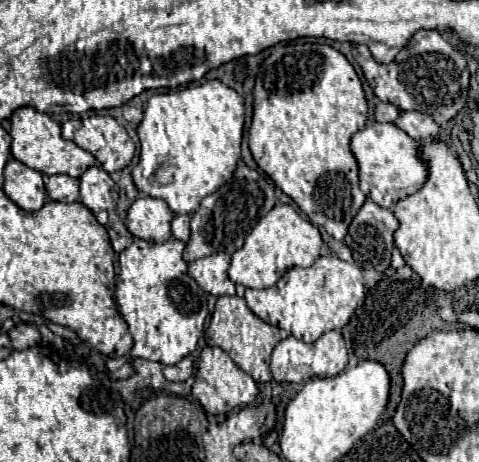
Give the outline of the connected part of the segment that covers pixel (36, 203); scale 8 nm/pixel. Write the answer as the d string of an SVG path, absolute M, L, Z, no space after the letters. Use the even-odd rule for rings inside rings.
M13 158L5 166L3 192L25 212L41 210L41 206L47 202L43 174Z

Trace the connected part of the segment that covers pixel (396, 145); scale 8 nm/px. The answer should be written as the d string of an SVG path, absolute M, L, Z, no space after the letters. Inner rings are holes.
M369 124L351 138L351 152L359 166L359 188L375 204L391 208L397 200L417 192L425 184L425 164L417 158L419 142L393 124Z

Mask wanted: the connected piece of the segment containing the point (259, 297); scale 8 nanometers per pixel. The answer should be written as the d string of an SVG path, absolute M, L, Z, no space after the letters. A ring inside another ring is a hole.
M321 256L313 266L307 268L295 266L279 278L277 286L263 290L245 290L247 308L255 316L287 330L303 342L315 342L323 332L341 330L364 298L361 268L347 264L337 256Z

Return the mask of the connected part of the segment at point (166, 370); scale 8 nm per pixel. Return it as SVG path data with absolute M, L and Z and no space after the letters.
M187 356L179 364L173 366L163 366L163 376L171 382L183 382L193 374L193 360Z

